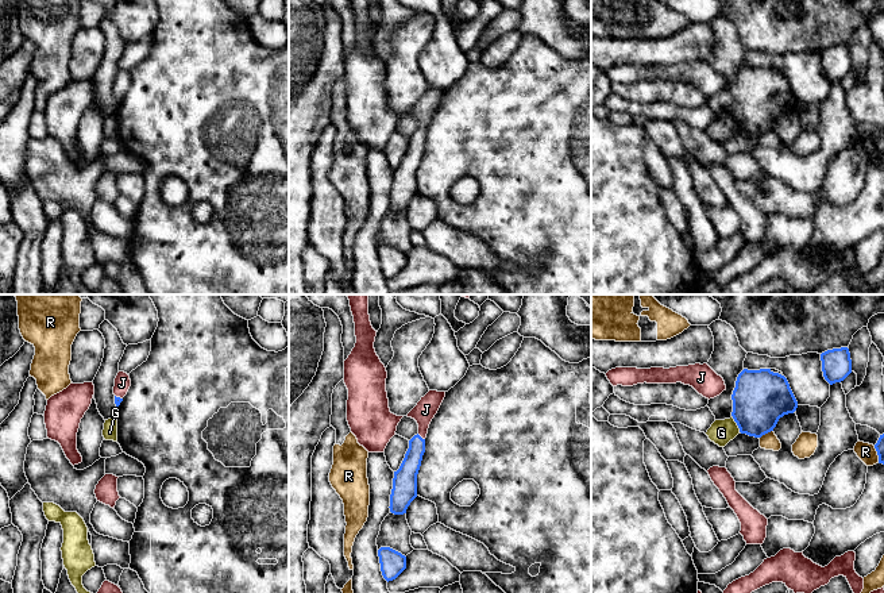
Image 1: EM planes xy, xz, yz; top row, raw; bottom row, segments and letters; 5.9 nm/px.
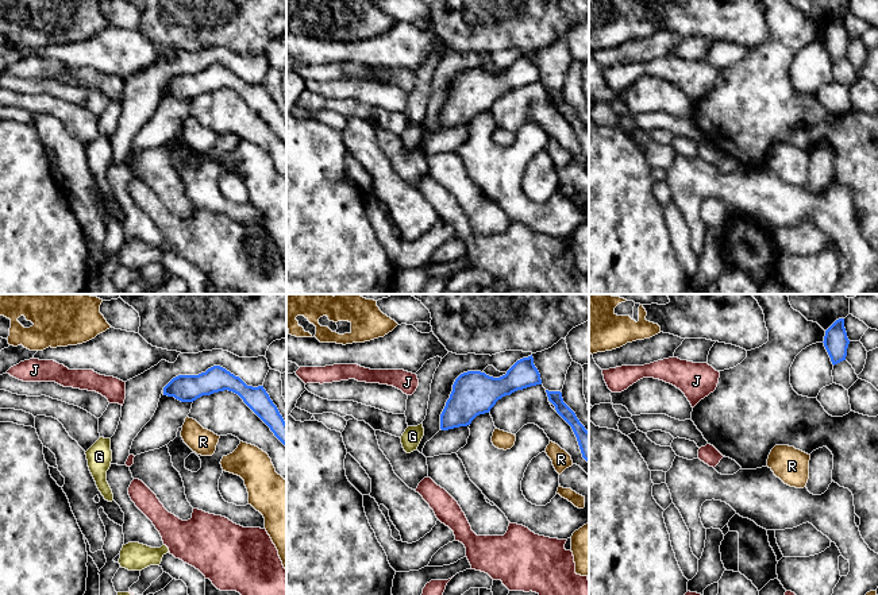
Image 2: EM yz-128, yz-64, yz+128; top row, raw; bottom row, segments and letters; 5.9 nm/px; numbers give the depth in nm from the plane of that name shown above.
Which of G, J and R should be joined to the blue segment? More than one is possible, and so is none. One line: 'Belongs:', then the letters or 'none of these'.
Belongs: J

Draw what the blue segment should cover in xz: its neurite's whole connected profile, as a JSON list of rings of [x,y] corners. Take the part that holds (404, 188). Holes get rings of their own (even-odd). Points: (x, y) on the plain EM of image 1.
[[[429,88],[406,112],[417,119],[418,131],[409,138],[405,155],[399,166],[394,169],[389,204],[394,212],[406,211],[408,204],[417,195],[417,172],[425,150],[425,135],[444,95],[445,89]]]

